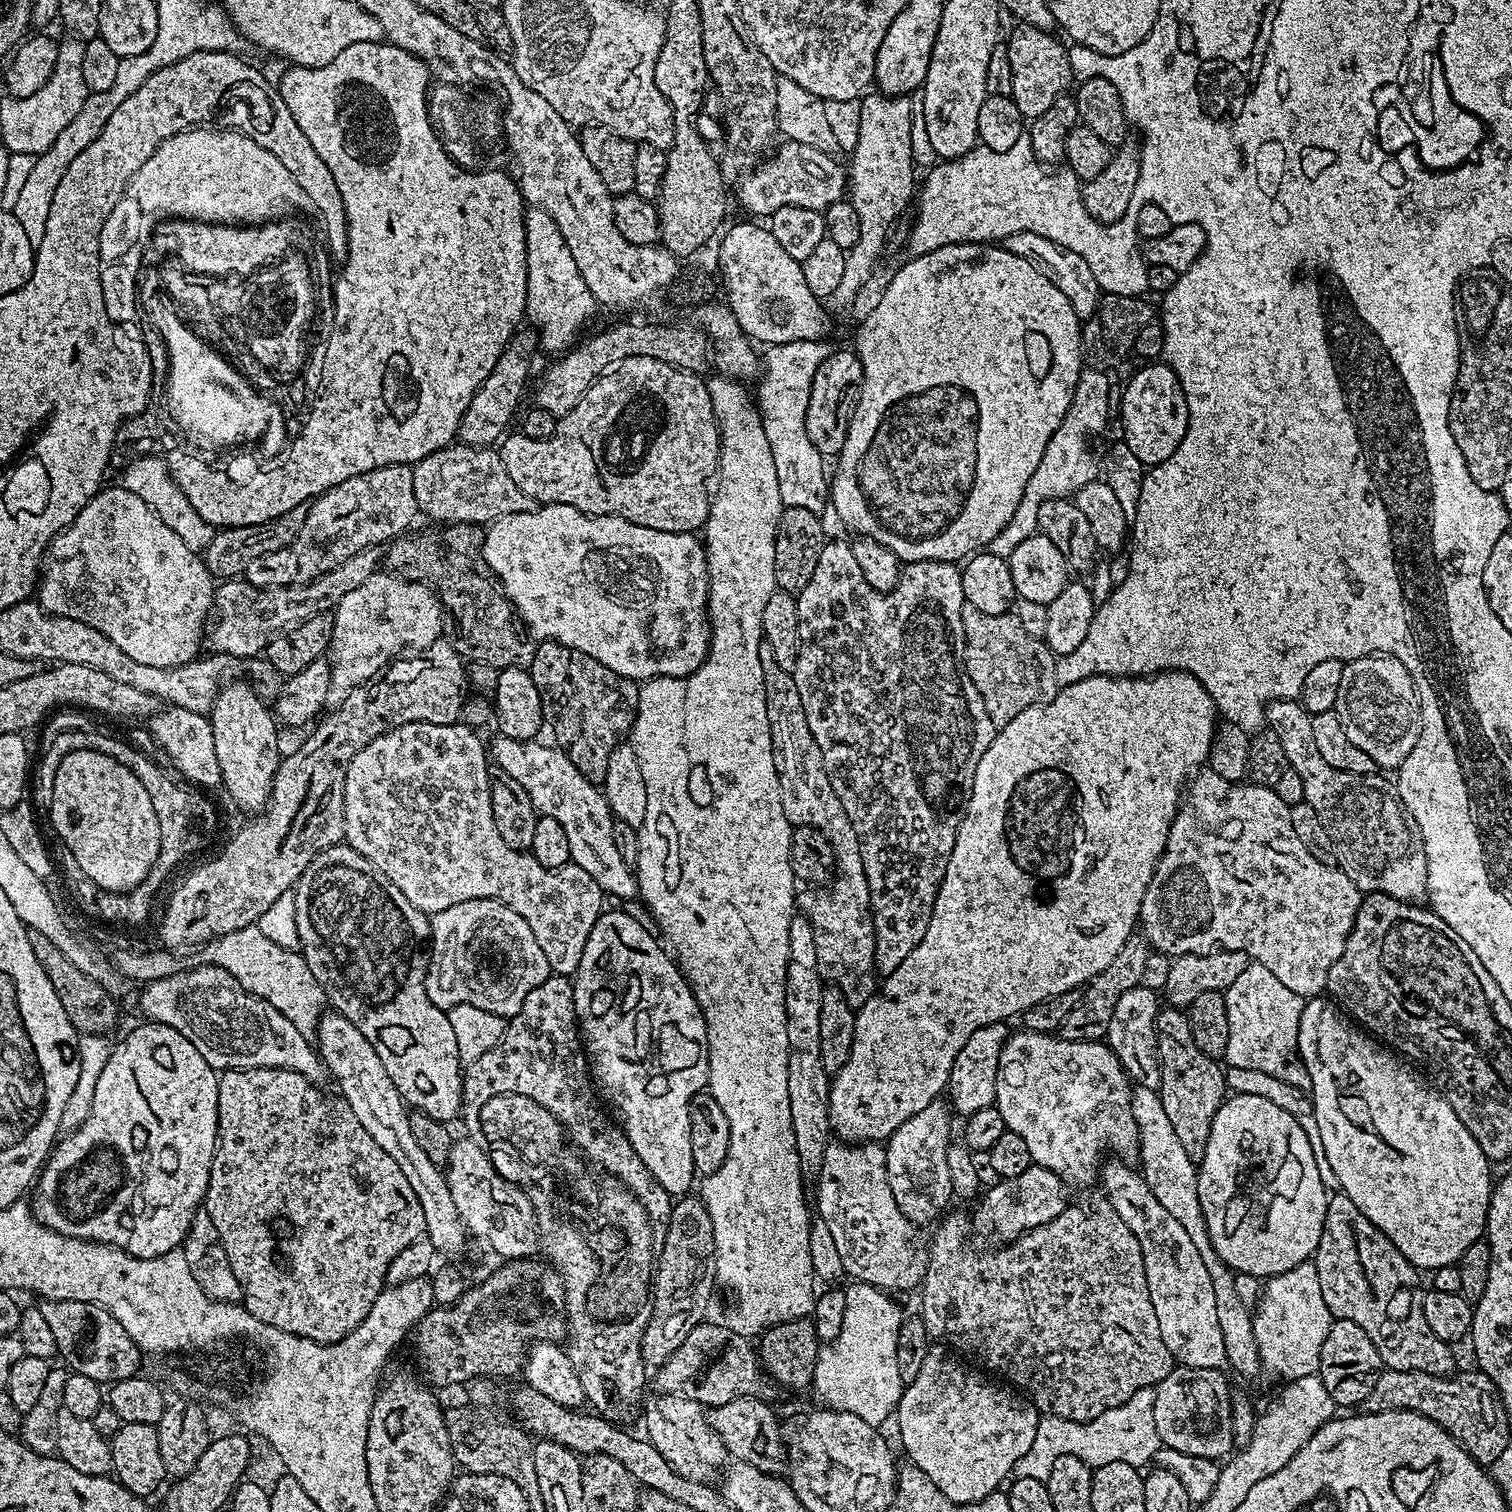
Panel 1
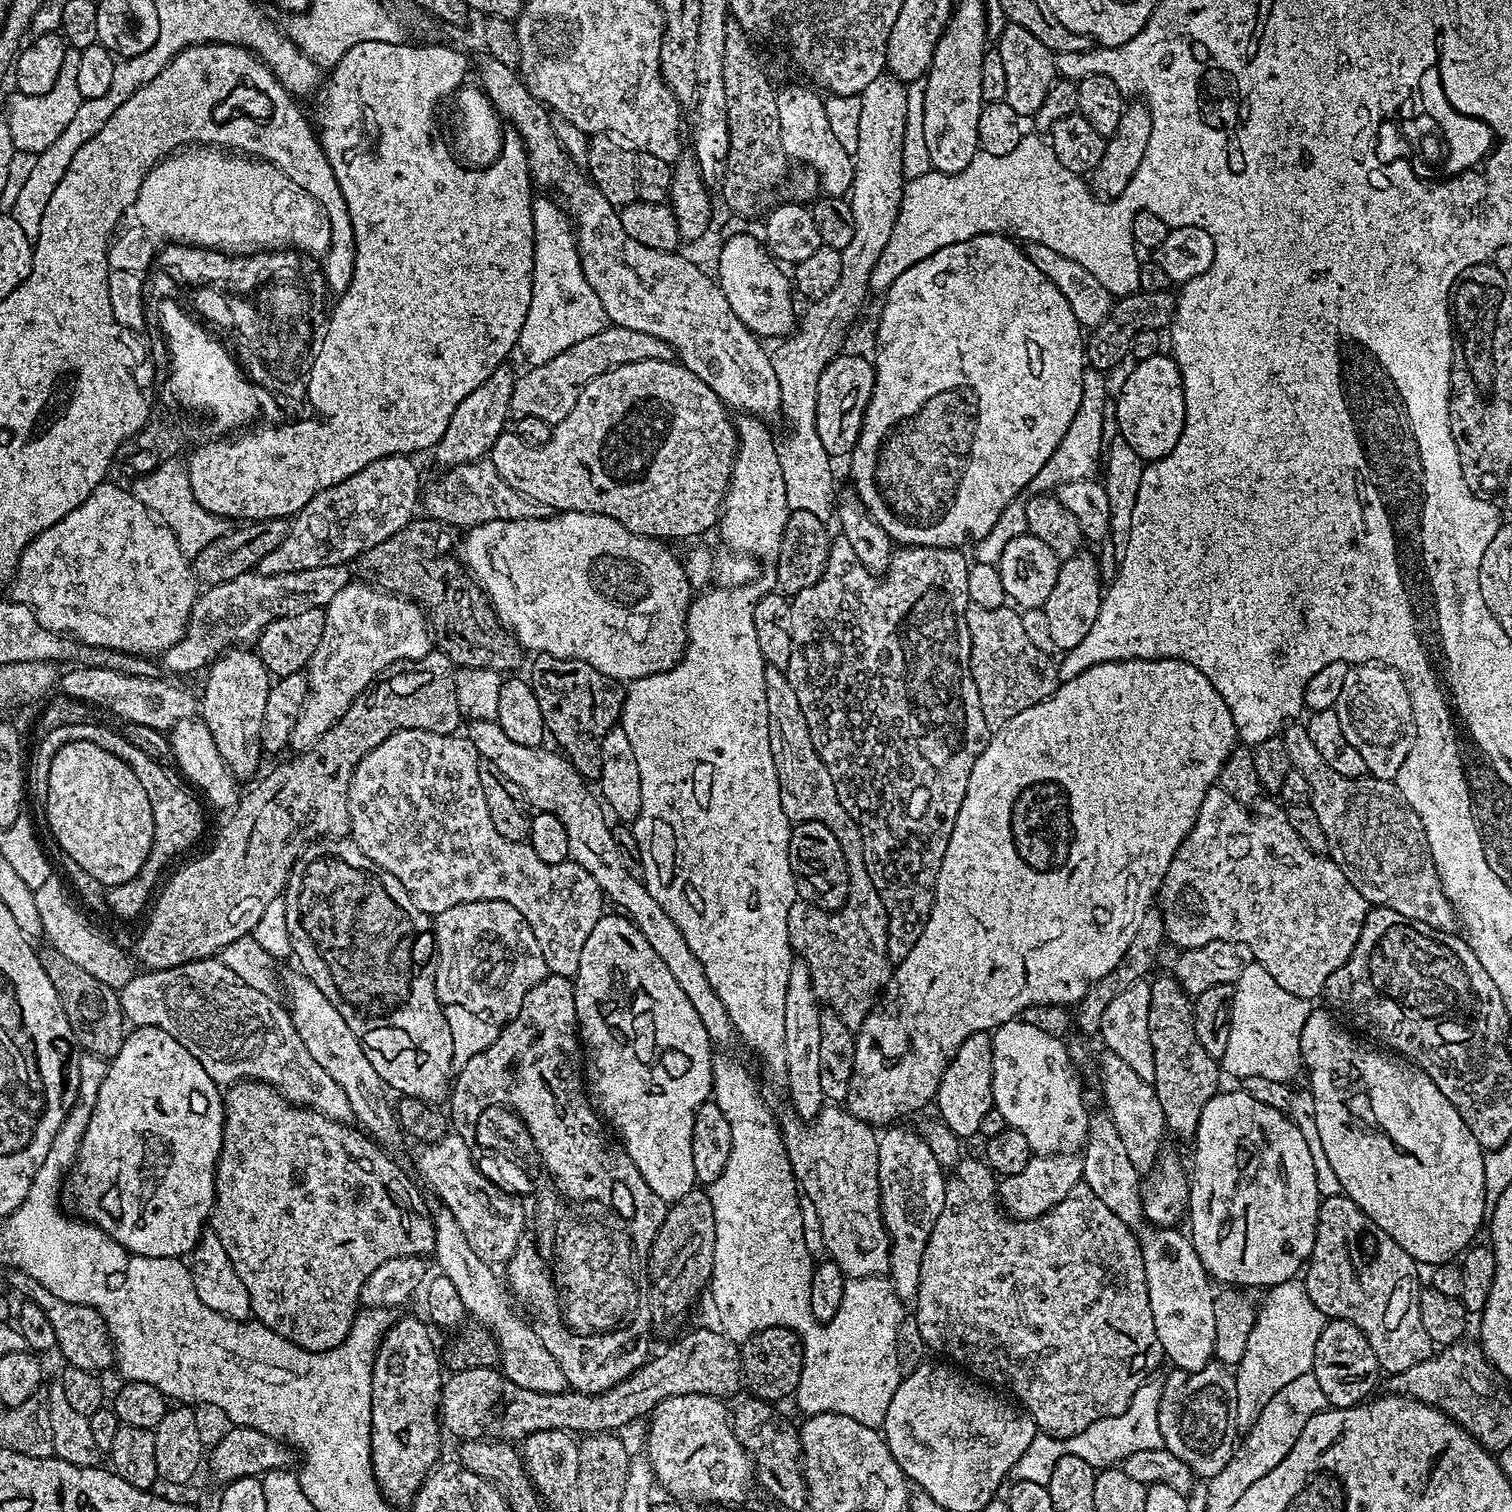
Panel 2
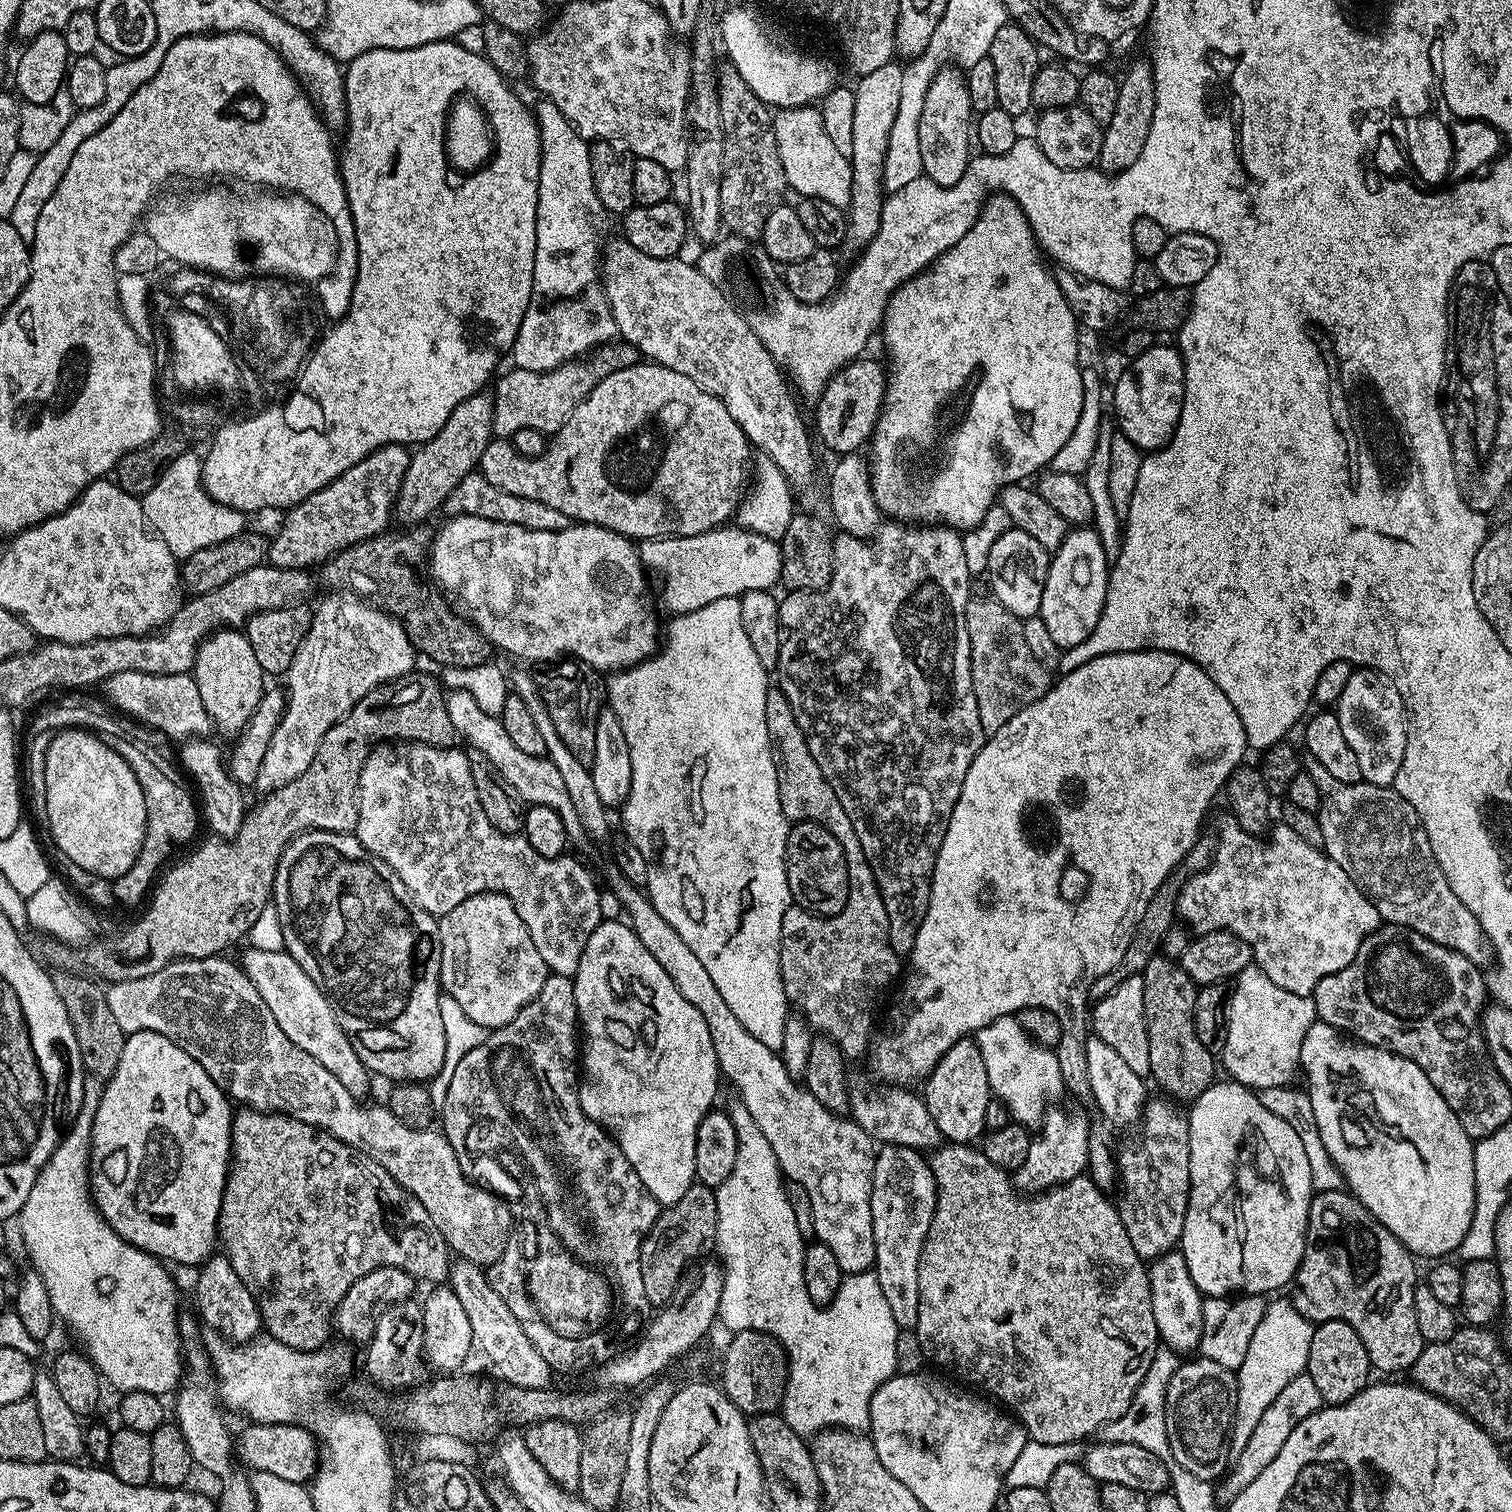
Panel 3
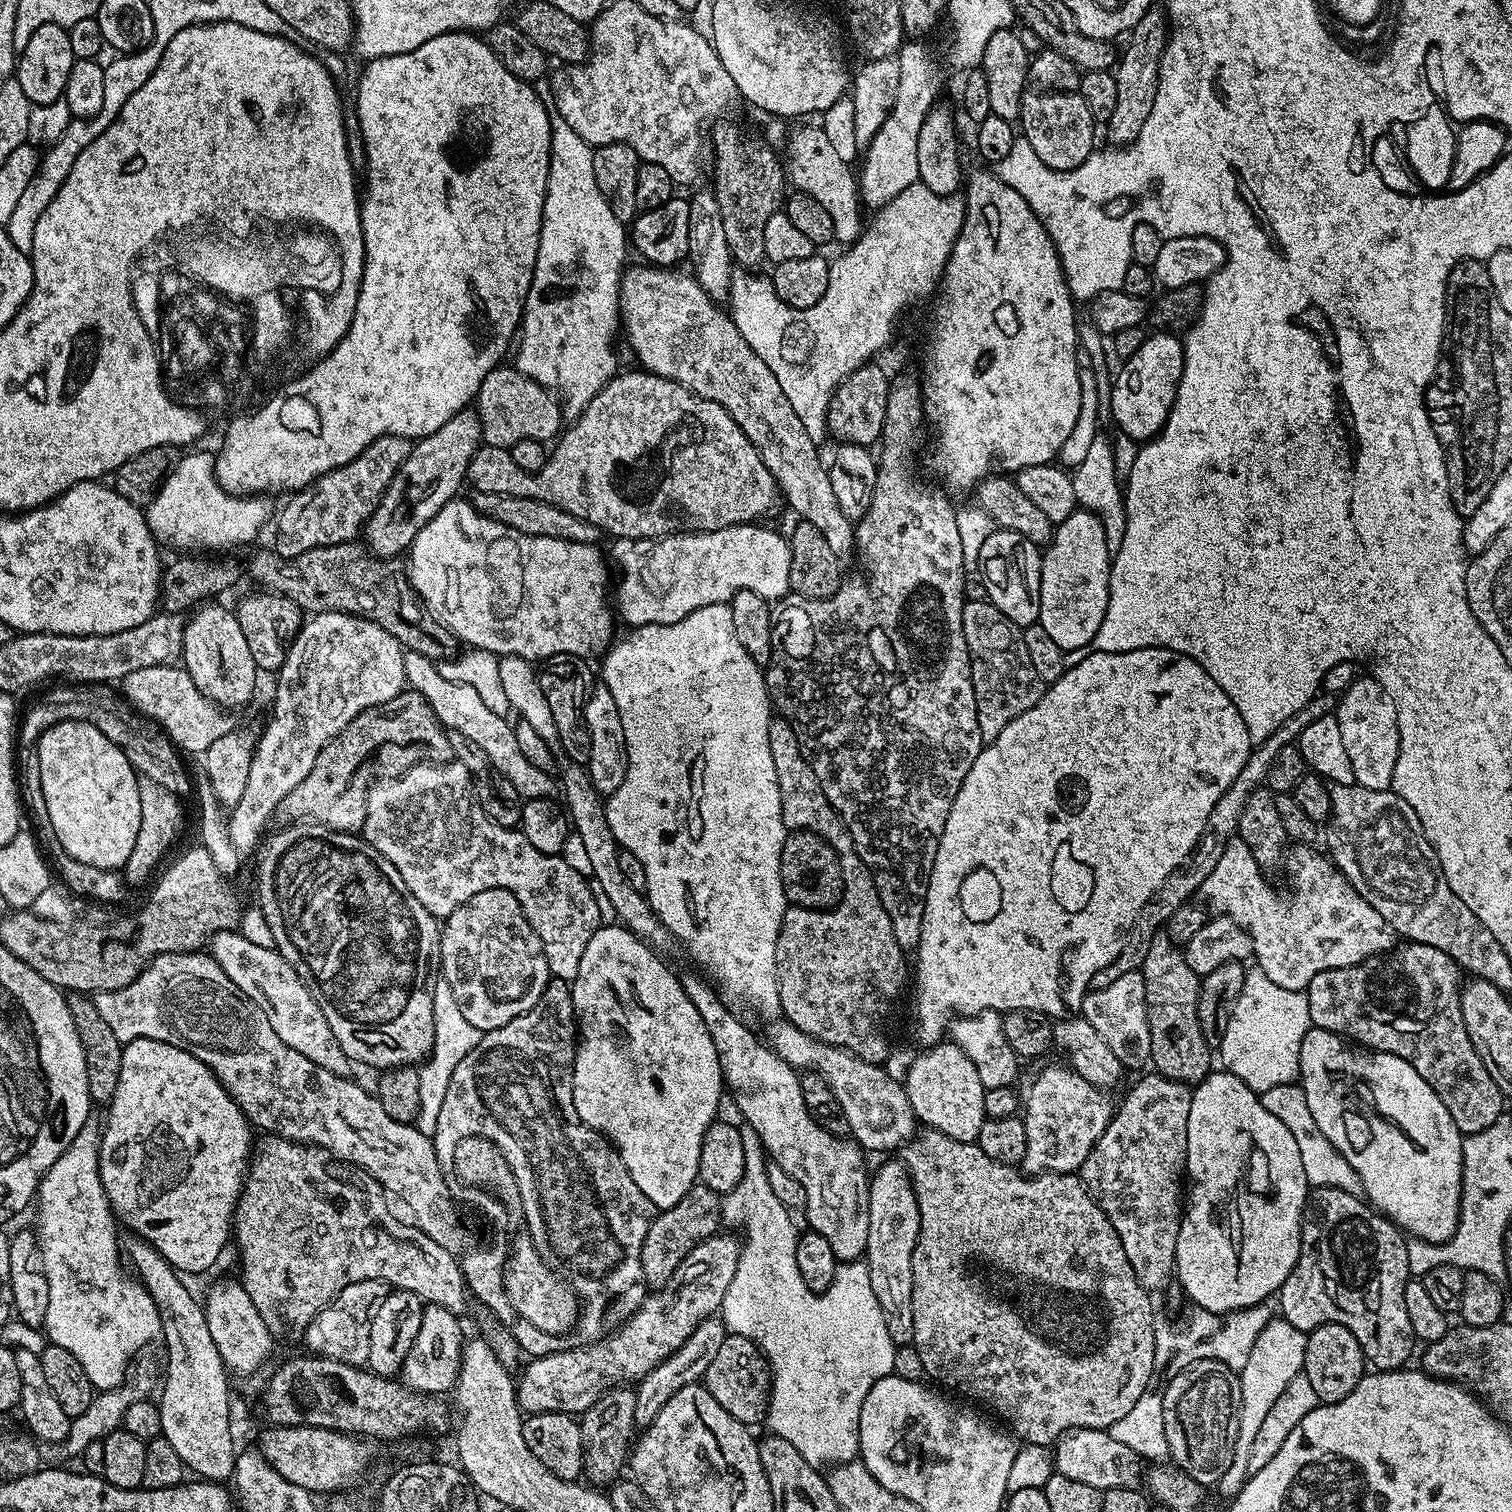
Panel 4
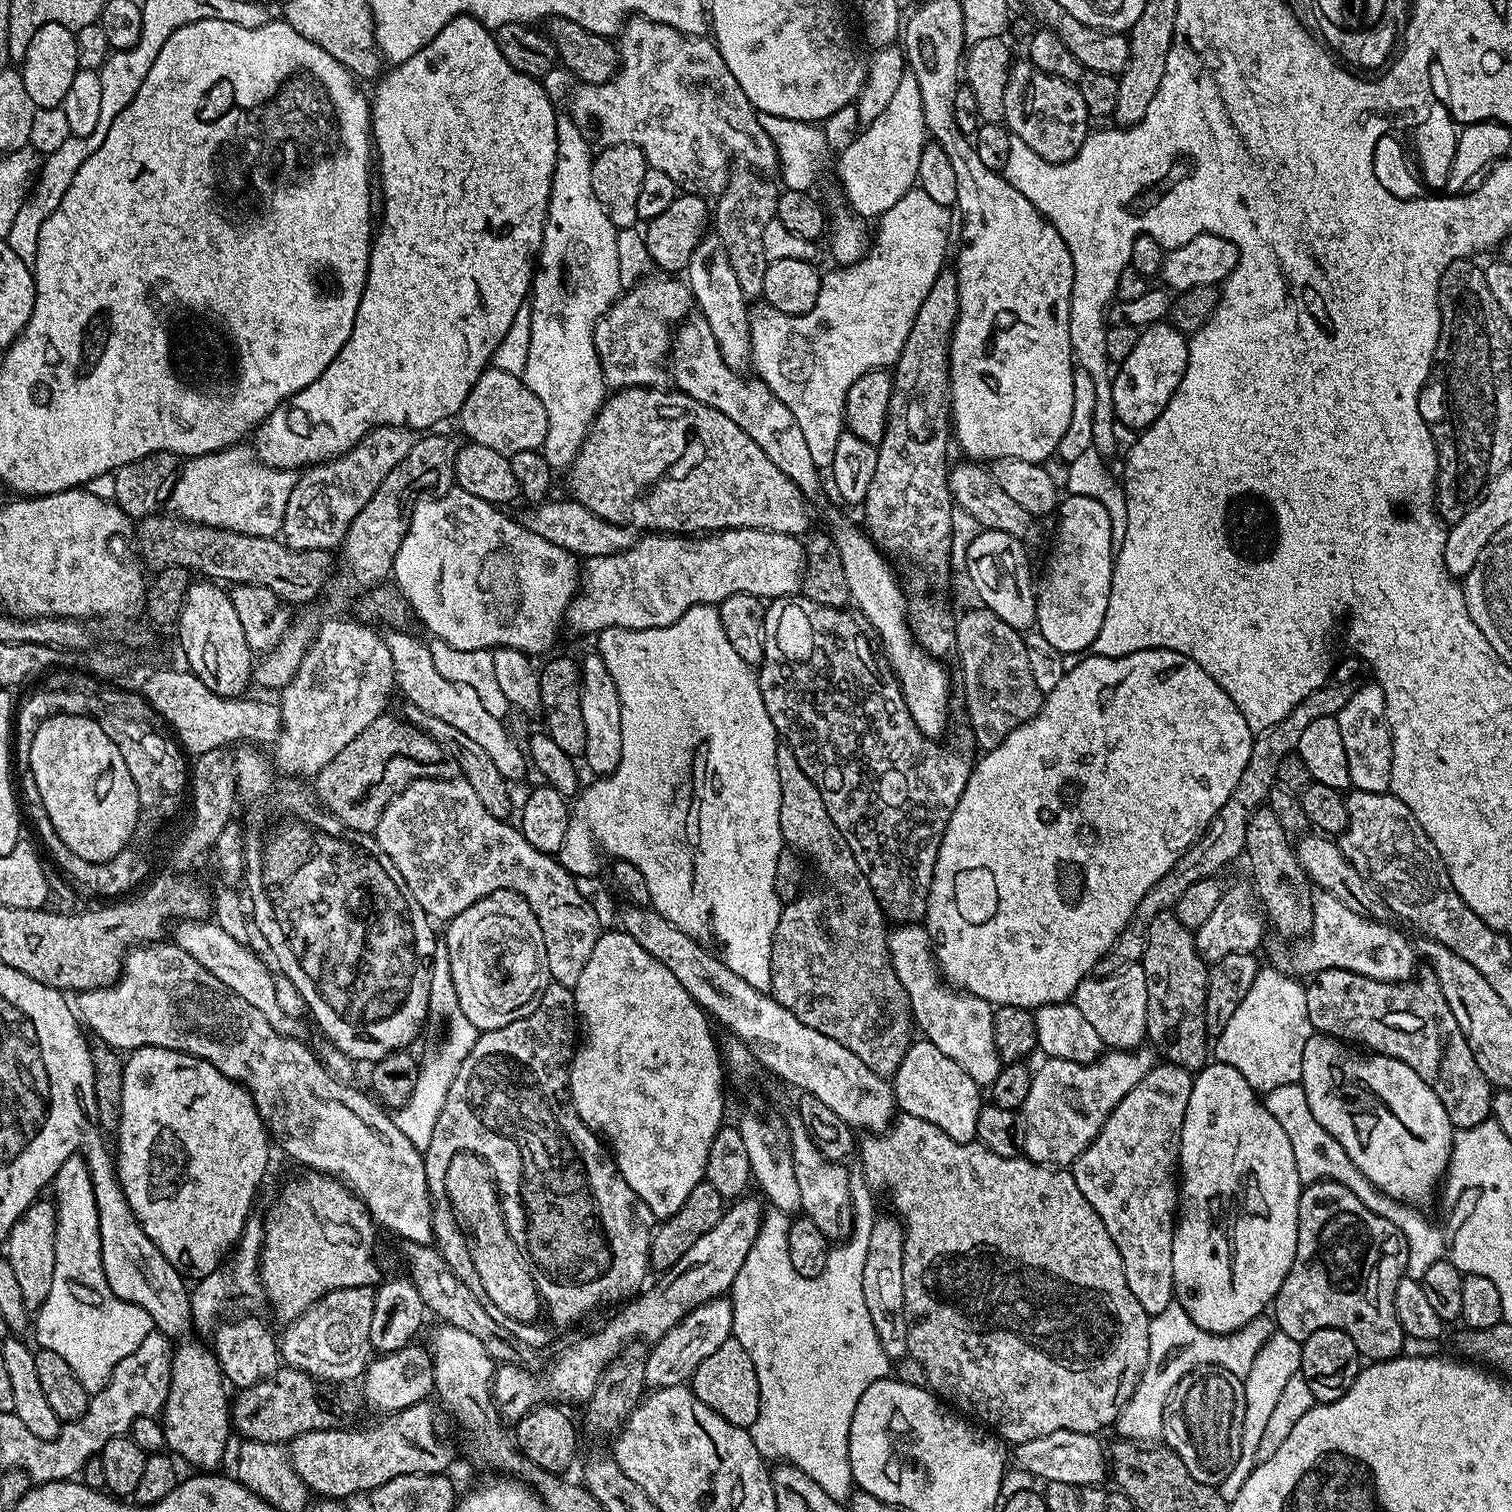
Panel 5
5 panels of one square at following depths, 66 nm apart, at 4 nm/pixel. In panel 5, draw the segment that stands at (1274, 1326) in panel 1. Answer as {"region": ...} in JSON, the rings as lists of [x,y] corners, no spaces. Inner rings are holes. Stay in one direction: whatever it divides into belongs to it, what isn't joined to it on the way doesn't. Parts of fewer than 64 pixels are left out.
{"region":[[[1276,1332],[1267,1340],[1266,1345],[1258,1352],[1254,1358],[1254,1363],[1250,1368],[1250,1374],[1243,1377],[1244,1390],[1246,1397],[1245,1413],[1243,1414],[1242,1424],[1242,1446],[1240,1456],[1235,1468],[1226,1476],[1220,1485],[1217,1485],[1219,1493],[1222,1494],[1224,1501],[1231,1503],[1238,1498],[1238,1490],[1242,1490],[1242,1485],[1249,1478],[1255,1468],[1256,1449],[1263,1435],[1265,1425],[1273,1413],[1282,1389],[1288,1383],[1288,1379],[1299,1373],[1301,1366],[1301,1343],[1290,1338],[1288,1335]]]}

